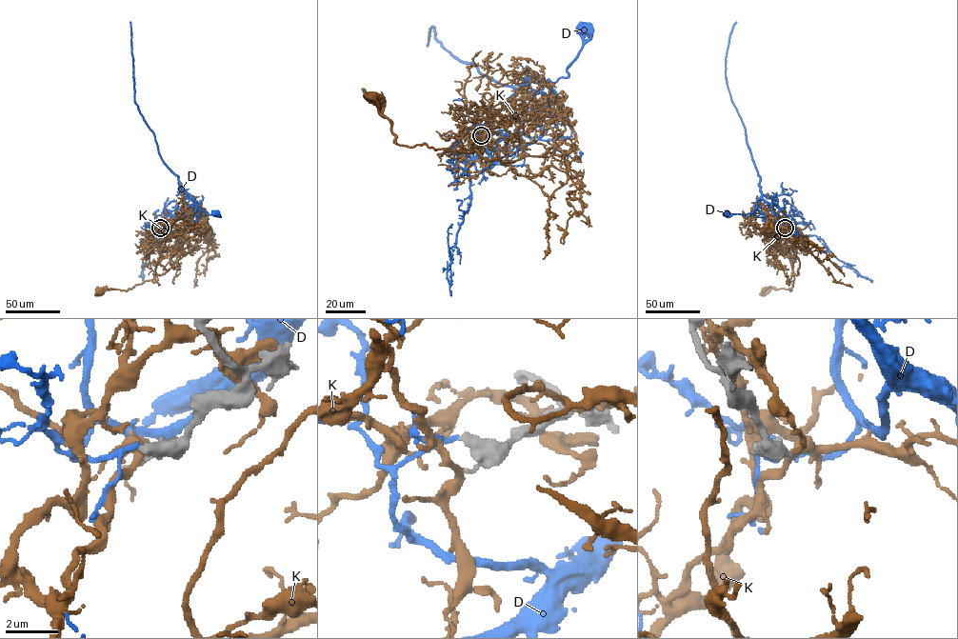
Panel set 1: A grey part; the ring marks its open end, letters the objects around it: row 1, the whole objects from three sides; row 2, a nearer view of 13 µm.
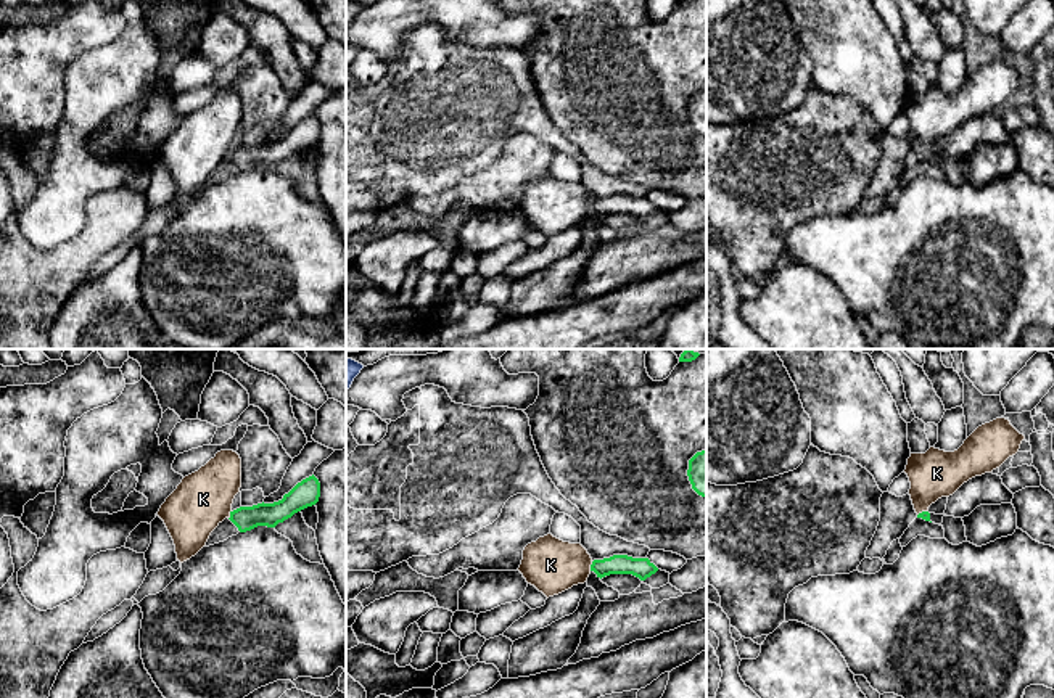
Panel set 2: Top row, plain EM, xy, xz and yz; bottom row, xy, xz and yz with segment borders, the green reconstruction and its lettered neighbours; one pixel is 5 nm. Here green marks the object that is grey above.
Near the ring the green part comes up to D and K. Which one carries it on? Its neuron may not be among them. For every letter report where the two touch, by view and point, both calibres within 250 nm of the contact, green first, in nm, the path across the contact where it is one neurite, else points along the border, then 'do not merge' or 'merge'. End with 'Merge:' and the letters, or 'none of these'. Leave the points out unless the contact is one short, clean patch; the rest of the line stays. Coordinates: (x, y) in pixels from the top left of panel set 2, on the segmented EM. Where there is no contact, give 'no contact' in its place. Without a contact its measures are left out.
D: no contact; merge
K: contact xz (591, 566); calibres 100 and 280 nm; border xz (592, 562), (589, 570); do not merge
Merge: D

